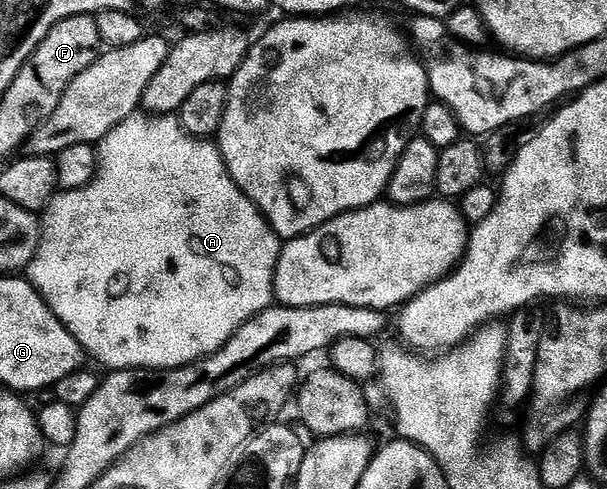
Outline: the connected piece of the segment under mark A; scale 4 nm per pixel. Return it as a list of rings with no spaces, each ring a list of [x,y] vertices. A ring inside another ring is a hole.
[[[135,112],[97,143],[98,171],[88,185],[55,193],[40,215],[42,239],[28,267],[28,281],[50,305],[50,311],[72,332],[87,355],[115,370],[171,370],[199,362],[226,343],[252,316],[275,301],[274,277],[284,242],[268,224],[258,205],[232,180],[217,141],[198,138],[183,128],[174,114]]]

